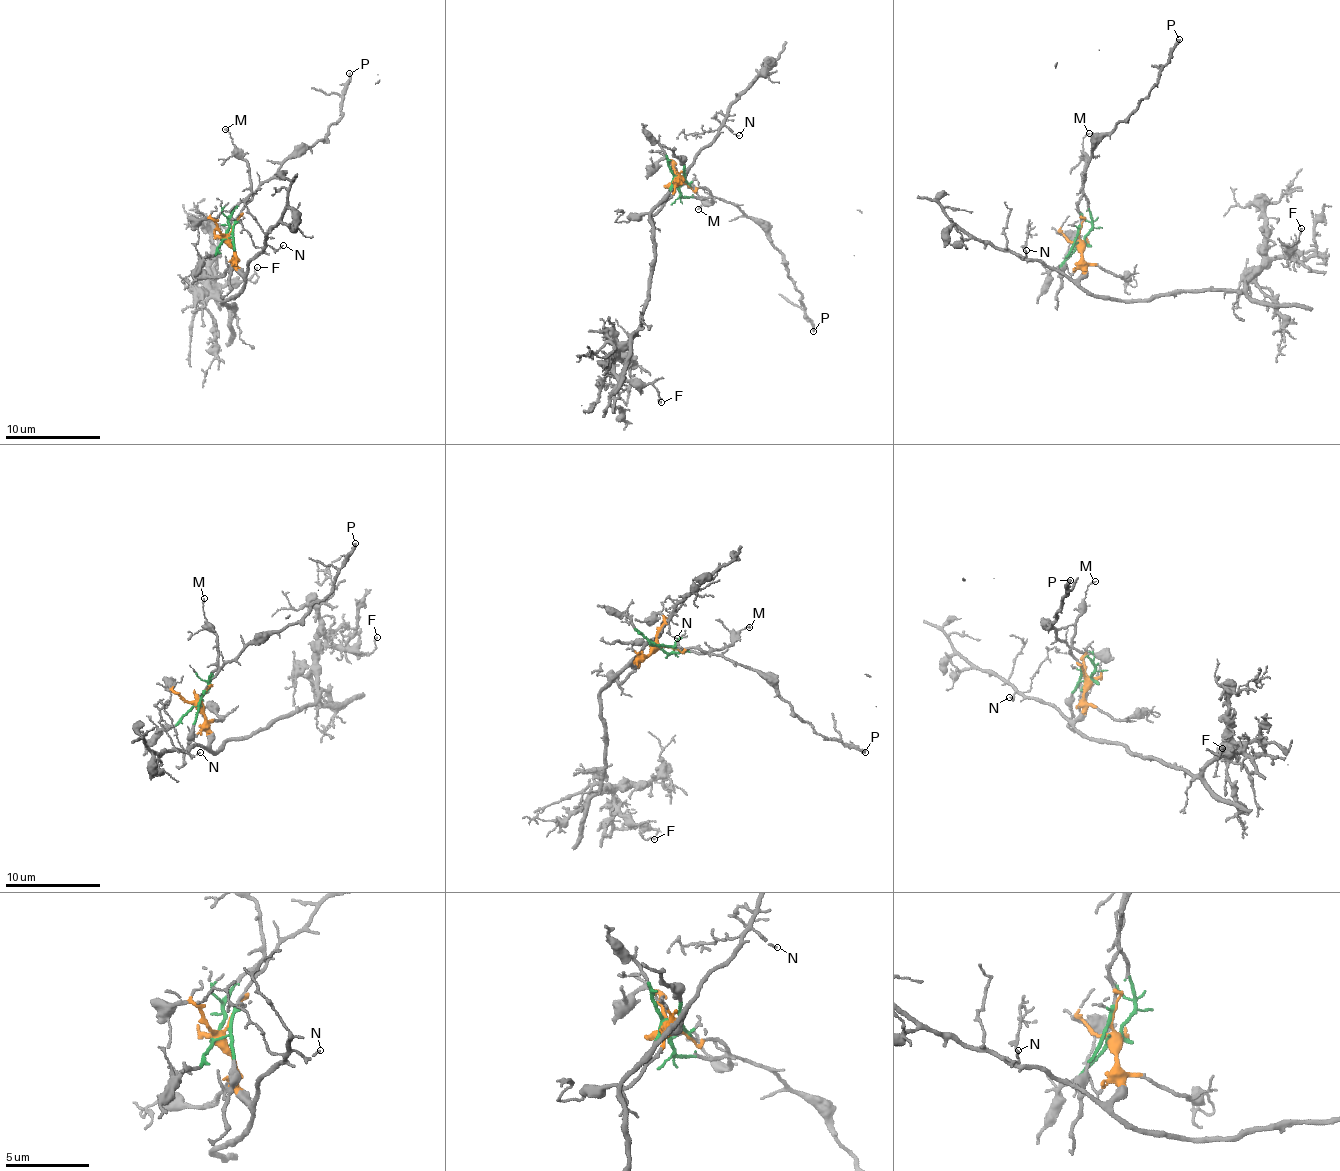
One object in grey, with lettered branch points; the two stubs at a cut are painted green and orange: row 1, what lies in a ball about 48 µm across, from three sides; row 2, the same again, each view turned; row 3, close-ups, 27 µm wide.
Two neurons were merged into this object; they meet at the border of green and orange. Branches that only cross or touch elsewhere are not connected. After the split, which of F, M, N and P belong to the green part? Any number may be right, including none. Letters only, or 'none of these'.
M, P

